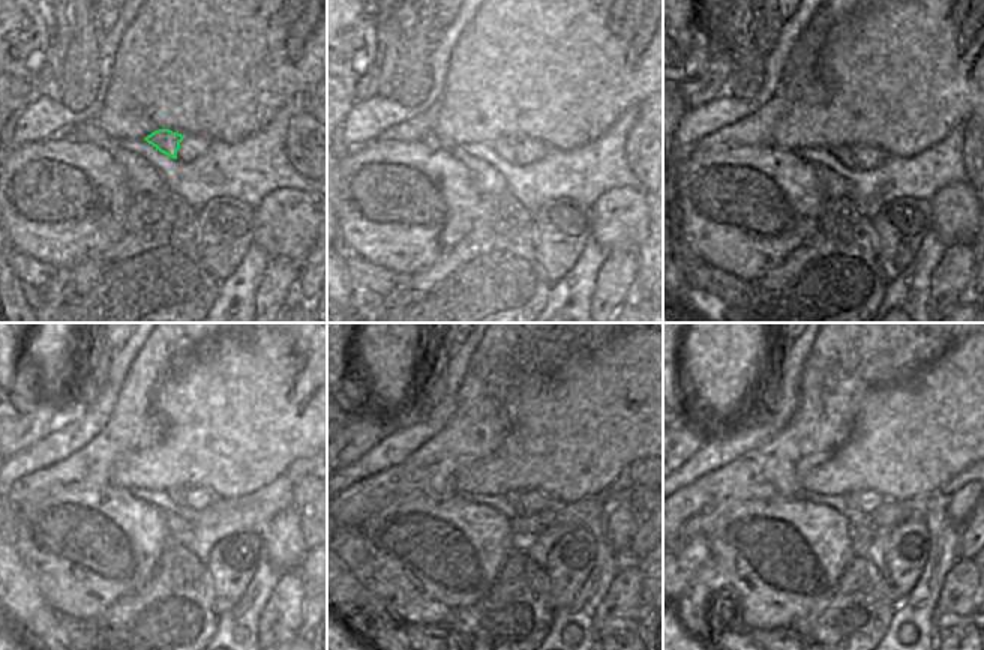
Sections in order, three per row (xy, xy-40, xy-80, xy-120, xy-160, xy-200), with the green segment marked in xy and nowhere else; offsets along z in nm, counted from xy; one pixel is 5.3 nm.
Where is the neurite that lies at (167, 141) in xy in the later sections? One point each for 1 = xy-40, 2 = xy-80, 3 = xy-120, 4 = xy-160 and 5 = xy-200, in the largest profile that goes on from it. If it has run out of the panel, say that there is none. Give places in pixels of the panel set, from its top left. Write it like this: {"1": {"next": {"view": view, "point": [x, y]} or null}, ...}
{"1": {"next": {"view": "xy-40", "point": [506, 147]}}, "2": {"next": {"view": "xy-80", "point": [843, 152]}}, "3": {"next": {"view": "xy-120", "point": [177, 494]}}, "4": {"next": {"view": "xy-160", "point": [513, 497]}}, "5": {"next": {"view": "xy-200", "point": [864, 533]}}}

